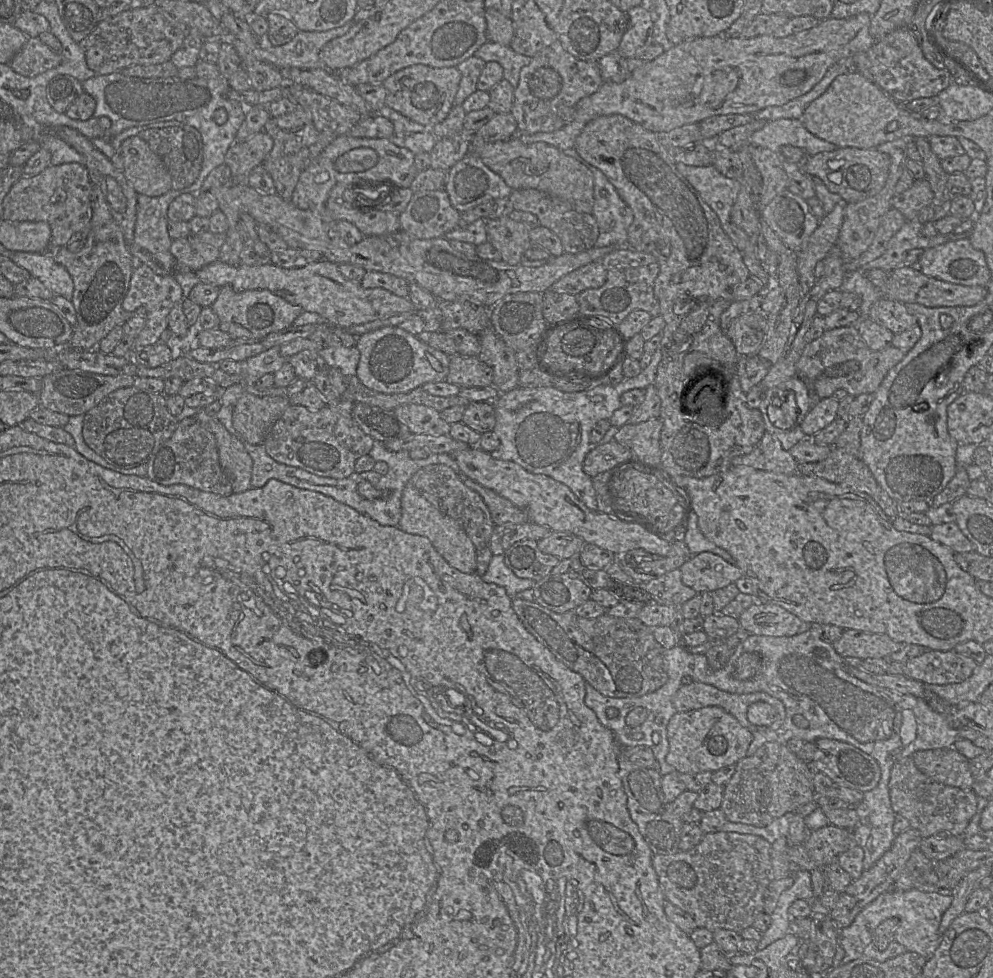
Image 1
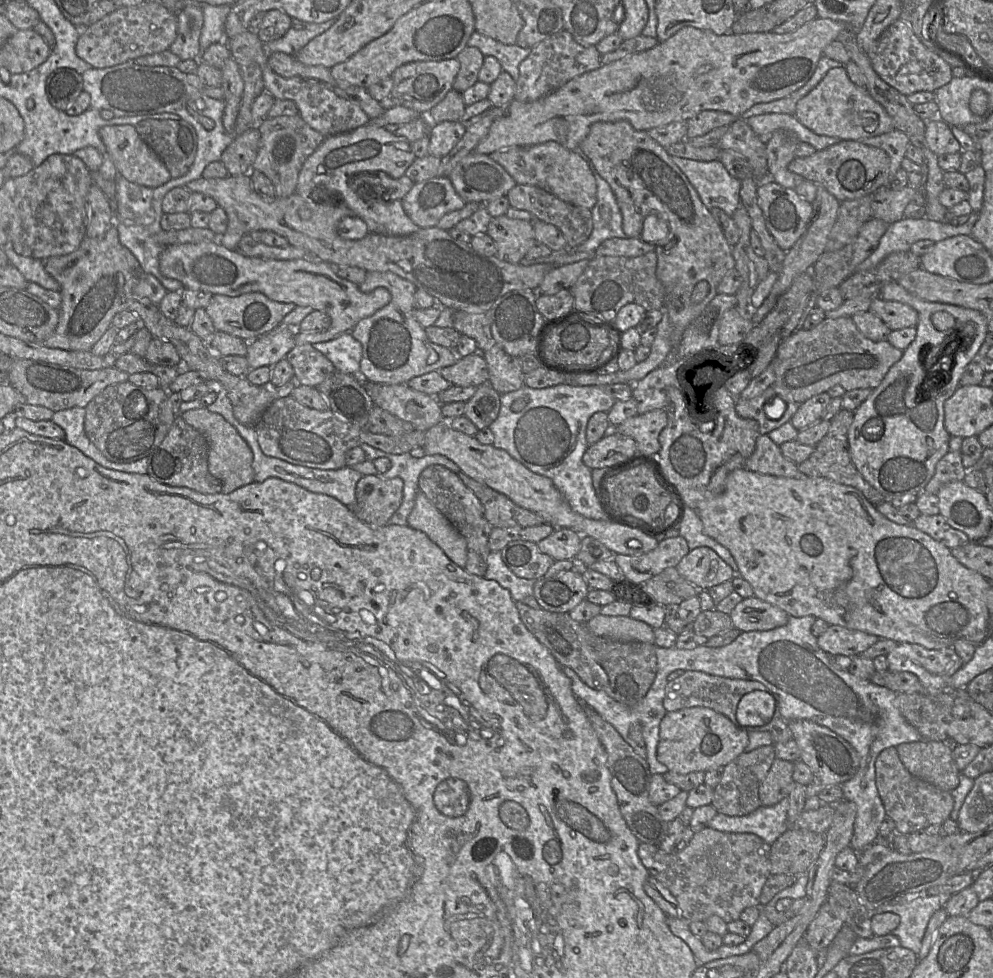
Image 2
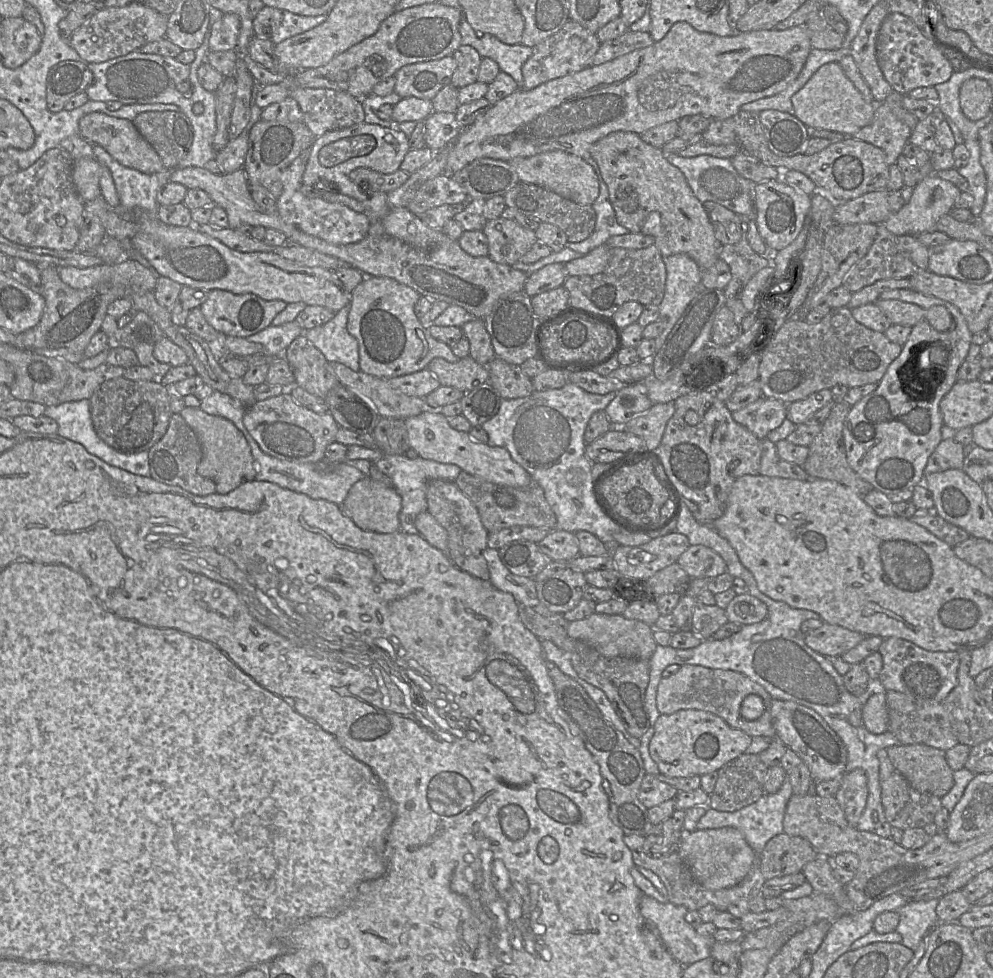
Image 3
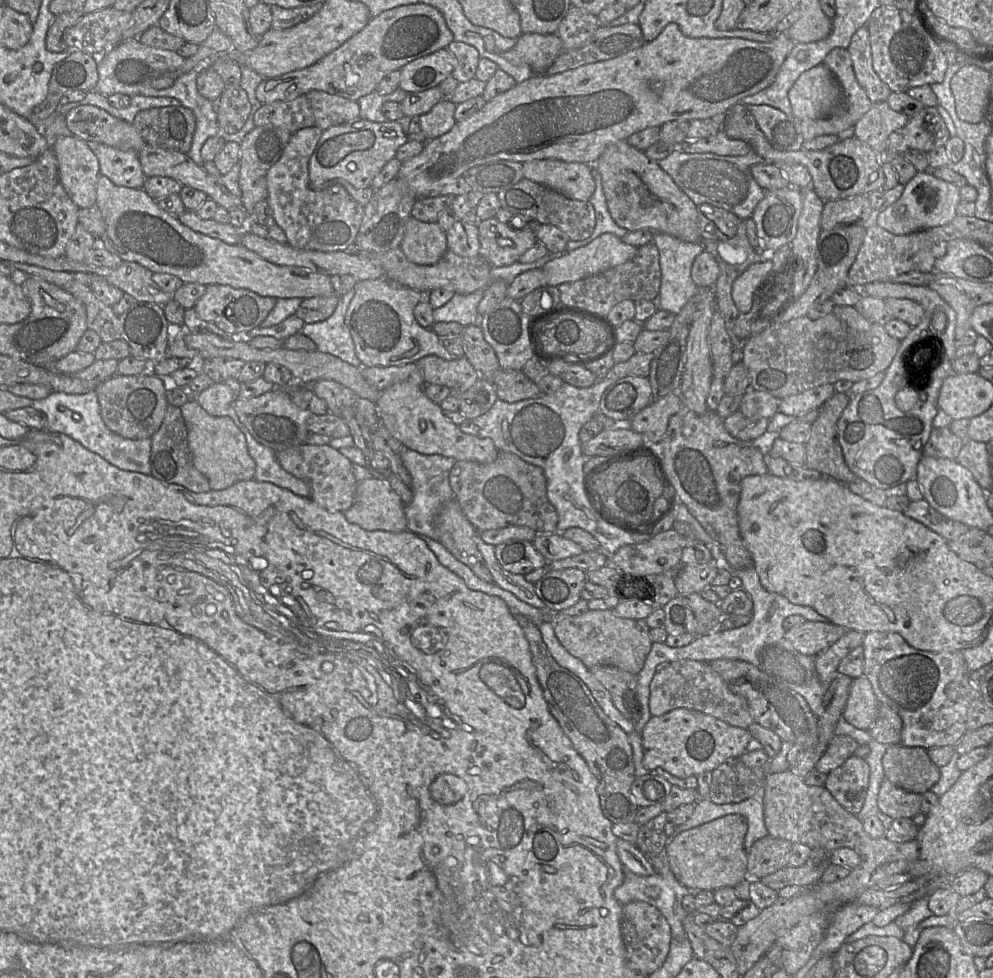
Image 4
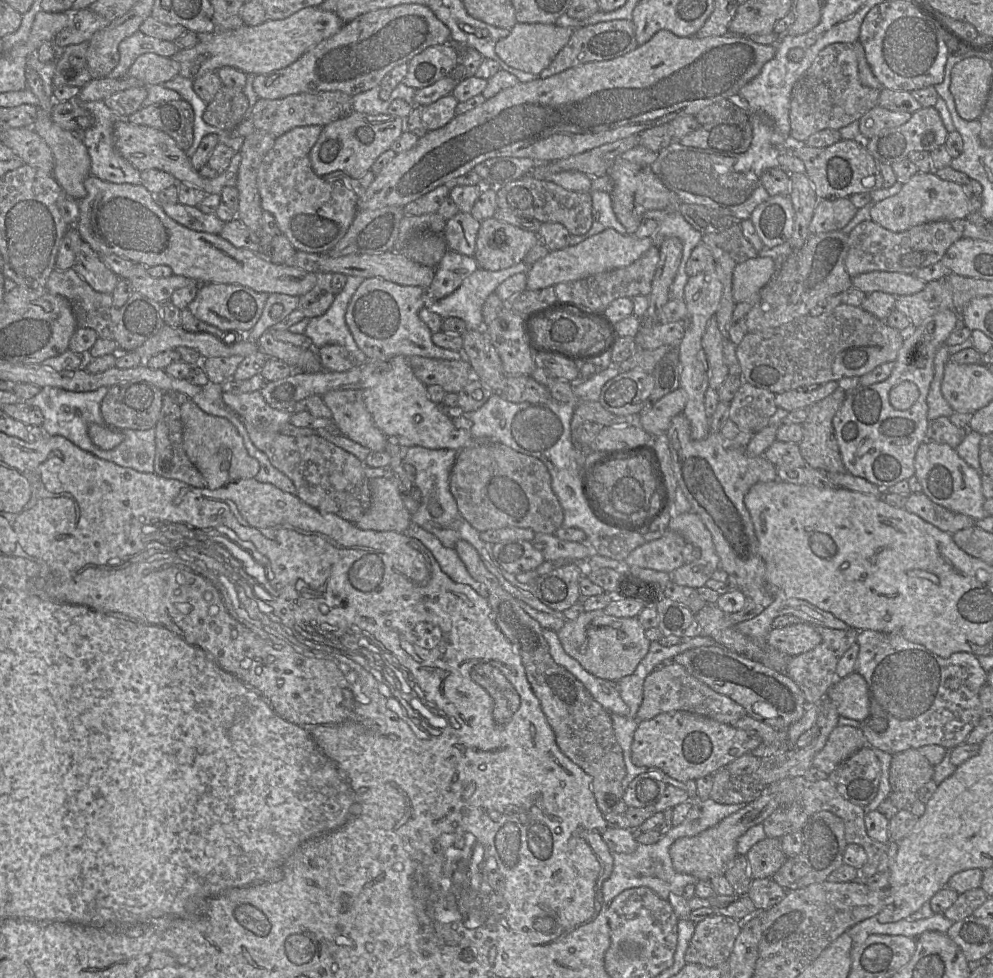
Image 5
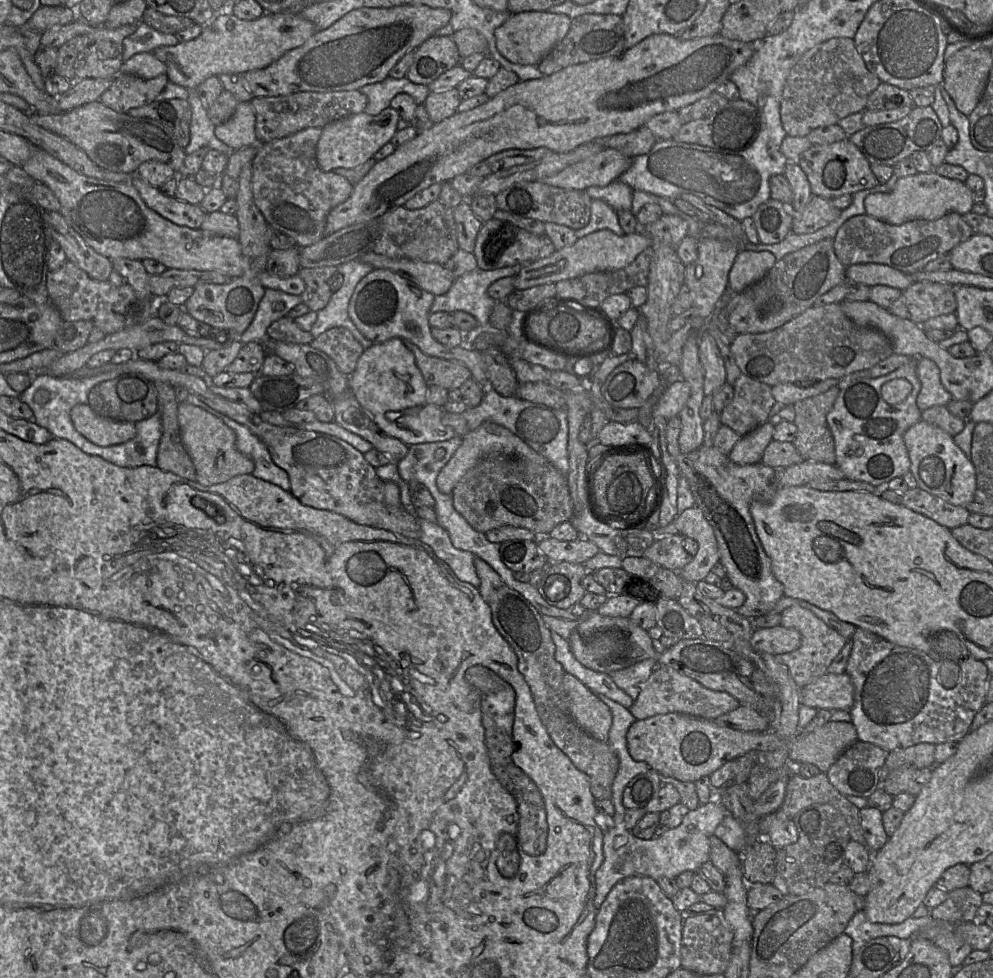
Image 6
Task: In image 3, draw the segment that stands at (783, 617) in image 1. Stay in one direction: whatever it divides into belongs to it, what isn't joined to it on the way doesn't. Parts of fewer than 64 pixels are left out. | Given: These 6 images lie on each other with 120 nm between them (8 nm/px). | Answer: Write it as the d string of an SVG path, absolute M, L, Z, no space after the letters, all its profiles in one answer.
M749 593L736 595L725 613L729 622L750 625L763 621L767 617L767 606Z

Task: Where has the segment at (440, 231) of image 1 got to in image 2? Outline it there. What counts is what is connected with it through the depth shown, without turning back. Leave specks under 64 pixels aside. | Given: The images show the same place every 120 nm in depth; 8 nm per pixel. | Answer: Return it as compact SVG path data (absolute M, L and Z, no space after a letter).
M447 176L414 183L401 201L404 211L419 228L436 227L445 214L465 205Z

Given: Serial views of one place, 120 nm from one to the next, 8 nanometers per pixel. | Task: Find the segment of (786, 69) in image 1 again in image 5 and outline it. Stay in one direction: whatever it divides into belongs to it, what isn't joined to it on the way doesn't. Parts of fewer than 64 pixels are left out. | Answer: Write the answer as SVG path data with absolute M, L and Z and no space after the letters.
M662 29L646 43L619 57L584 63L547 78L537 77L525 83L519 82L486 99L474 109L456 115L445 126L428 131L412 149L396 154L375 176L365 194L358 197L357 211L385 206L404 207L491 158L531 158L536 162L549 162L581 154L633 134L638 135L681 115L695 116L706 106L738 94L775 53L775 45L760 44L737 34L680 37Z

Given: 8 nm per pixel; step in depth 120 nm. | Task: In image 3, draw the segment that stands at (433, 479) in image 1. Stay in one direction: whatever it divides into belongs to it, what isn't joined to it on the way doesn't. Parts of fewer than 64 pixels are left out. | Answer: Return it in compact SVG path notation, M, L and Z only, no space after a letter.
M434 479L426 489L427 511L447 532L447 556L456 567L470 575L489 580L489 570L484 551L488 547L489 532L483 526L476 506L467 498L454 482Z

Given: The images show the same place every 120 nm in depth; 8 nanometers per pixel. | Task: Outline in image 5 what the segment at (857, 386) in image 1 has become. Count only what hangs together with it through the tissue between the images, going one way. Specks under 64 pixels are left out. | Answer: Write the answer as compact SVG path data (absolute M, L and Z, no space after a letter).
M841 303L818 316L807 314L778 327L747 332L736 347L736 355L744 381L779 394L799 387L838 381L842 378L861 377L881 364L894 362L904 338L904 332L890 327L885 321L878 319L861 306Z

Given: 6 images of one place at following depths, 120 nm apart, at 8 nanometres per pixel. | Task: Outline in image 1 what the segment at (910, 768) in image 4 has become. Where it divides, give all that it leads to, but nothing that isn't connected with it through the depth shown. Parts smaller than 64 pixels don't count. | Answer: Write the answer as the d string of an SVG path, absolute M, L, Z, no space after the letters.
M954 747L918 750L911 757L916 767L933 780L960 789L972 789L974 776L969 759Z

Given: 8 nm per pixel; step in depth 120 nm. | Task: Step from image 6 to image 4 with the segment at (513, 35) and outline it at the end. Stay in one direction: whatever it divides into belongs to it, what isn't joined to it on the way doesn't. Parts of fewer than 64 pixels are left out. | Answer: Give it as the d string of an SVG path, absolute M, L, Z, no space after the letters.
M522 33L504 58L514 65L529 65L534 74L545 74L563 50L557 34Z

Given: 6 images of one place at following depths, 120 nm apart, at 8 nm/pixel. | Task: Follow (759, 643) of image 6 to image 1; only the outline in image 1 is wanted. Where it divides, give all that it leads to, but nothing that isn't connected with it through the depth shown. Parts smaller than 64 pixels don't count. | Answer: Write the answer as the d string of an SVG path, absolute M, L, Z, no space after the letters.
M847 629L832 645L842 657L857 657L864 660L867 658L887 658L905 644L895 642L885 634Z

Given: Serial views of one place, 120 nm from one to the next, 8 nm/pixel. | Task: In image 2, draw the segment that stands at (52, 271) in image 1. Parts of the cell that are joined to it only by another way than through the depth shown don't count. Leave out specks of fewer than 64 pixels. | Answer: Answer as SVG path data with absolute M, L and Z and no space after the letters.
M4 247L5 253L28 282L34 282L43 288L60 291L60 284L45 270L44 261L17 253L12 247Z

